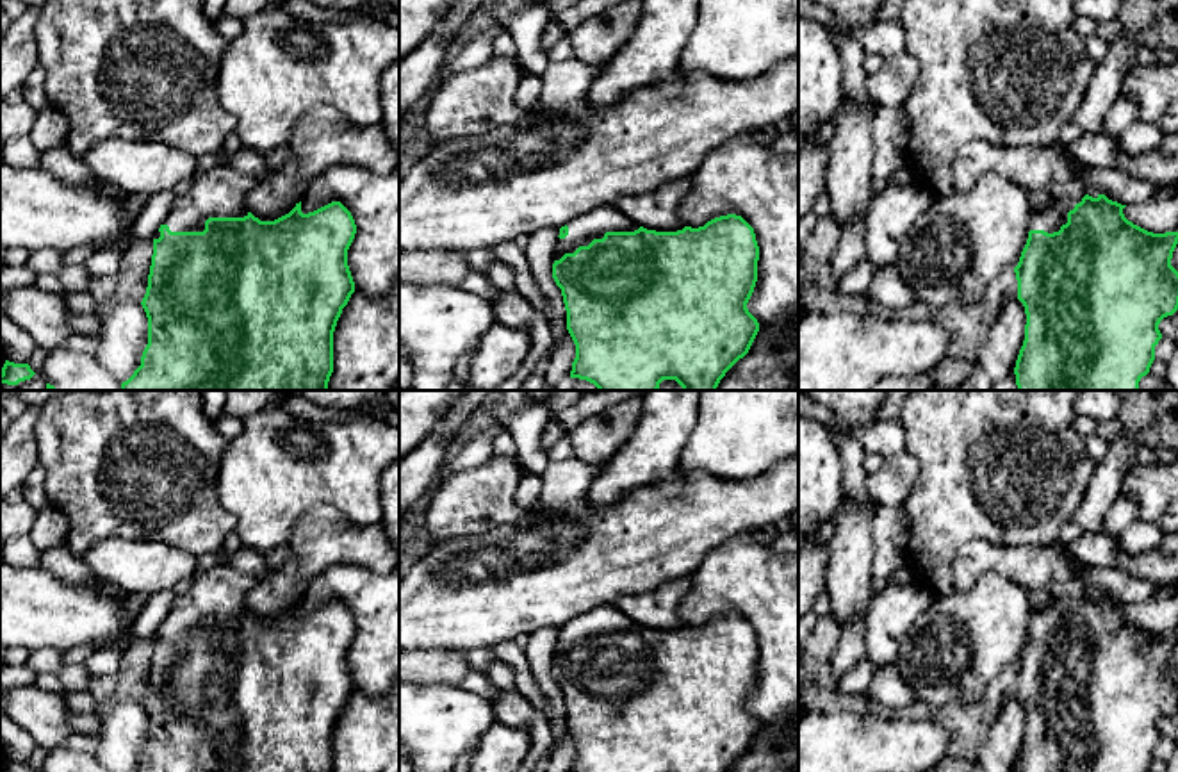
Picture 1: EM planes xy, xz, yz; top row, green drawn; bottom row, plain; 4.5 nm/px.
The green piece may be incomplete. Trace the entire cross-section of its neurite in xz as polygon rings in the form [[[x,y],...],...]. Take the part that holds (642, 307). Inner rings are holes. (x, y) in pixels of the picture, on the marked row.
[[[604,205],[561,226],[558,237],[552,278],[561,289],[567,330],[576,344],[570,378],[586,380],[599,390],[658,390],[663,380],[675,380],[683,390],[716,390],[725,373],[749,353],[759,332],[747,308],[757,282],[759,246],[741,216],[656,232],[638,226],[615,205]]]

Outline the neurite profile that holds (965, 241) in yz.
[[[982,175],[964,193],[934,198],[930,207],[914,221],[900,246],[896,271],[912,291],[916,303],[939,308],[953,303],[977,303],[986,289],[1005,271],[1014,269],[1030,232],[1028,193],[1000,175]]]

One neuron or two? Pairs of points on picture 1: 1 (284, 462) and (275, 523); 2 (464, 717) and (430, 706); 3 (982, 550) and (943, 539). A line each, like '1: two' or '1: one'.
1: one
2: one
3: two

